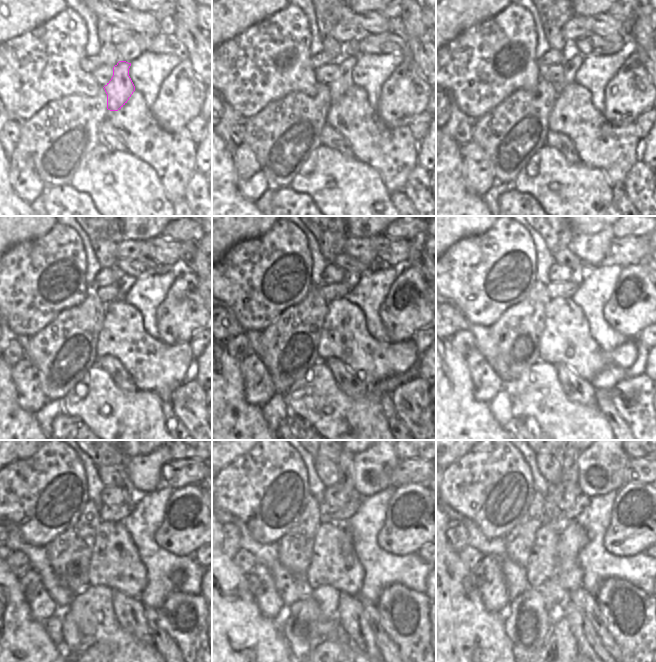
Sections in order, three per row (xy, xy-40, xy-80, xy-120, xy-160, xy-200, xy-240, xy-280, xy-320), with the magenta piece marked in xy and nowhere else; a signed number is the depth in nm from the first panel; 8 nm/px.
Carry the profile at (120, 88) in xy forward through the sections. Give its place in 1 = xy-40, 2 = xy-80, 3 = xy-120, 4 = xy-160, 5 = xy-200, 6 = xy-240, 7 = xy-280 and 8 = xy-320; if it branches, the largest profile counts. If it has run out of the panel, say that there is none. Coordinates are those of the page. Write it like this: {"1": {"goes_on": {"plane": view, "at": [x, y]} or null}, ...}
{"1": {"goes_on": {"plane": "xy-40", "at": [343, 82]}}, "2": {"goes_on": {"plane": "xy-80", "at": [573, 60]}}, "3": {"goes_on": {"plane": "xy-120", "at": [124, 283]}}, "4": {"goes_on": {"plane": "xy-160", "at": [351, 279]}}, "5": {"goes_on": {"plane": "xy-200", "at": [578, 275]}}, "6": {"goes_on": {"plane": "xy-240", "at": [130, 493]}}, "7": {"goes_on": {"plane": "xy-280", "at": [346, 473]}}, "8": {"goes_on": {"plane": "xy-320", "at": [569, 461]}}}

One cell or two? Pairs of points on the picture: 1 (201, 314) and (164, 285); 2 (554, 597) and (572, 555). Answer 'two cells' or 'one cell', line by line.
1: two cells
2: one cell

